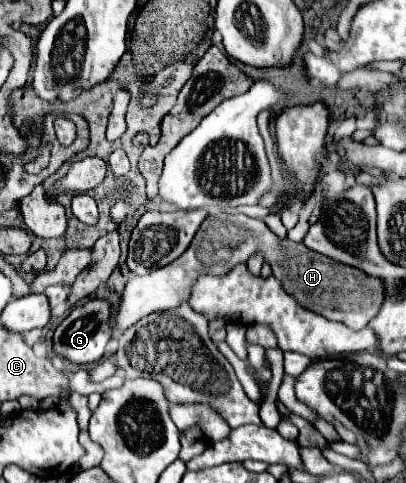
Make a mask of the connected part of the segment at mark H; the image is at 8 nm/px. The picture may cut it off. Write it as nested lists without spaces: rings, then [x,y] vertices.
[[[244,214],[220,218],[208,216],[182,258],[176,258],[168,266],[162,266],[146,276],[128,278],[116,314],[116,328],[126,330],[146,314],[178,306],[182,300],[188,300],[190,286],[194,284],[194,278],[198,278],[198,274],[224,274],[238,262],[246,262],[258,250],[264,254],[266,260],[270,260],[272,274],[282,280],[286,292],[292,294],[304,308],[322,314],[328,320],[344,322],[352,330],[366,328],[384,302],[384,282],[380,278],[322,256],[306,248],[304,244],[290,242],[288,238],[280,240],[260,218],[248,218]]]

